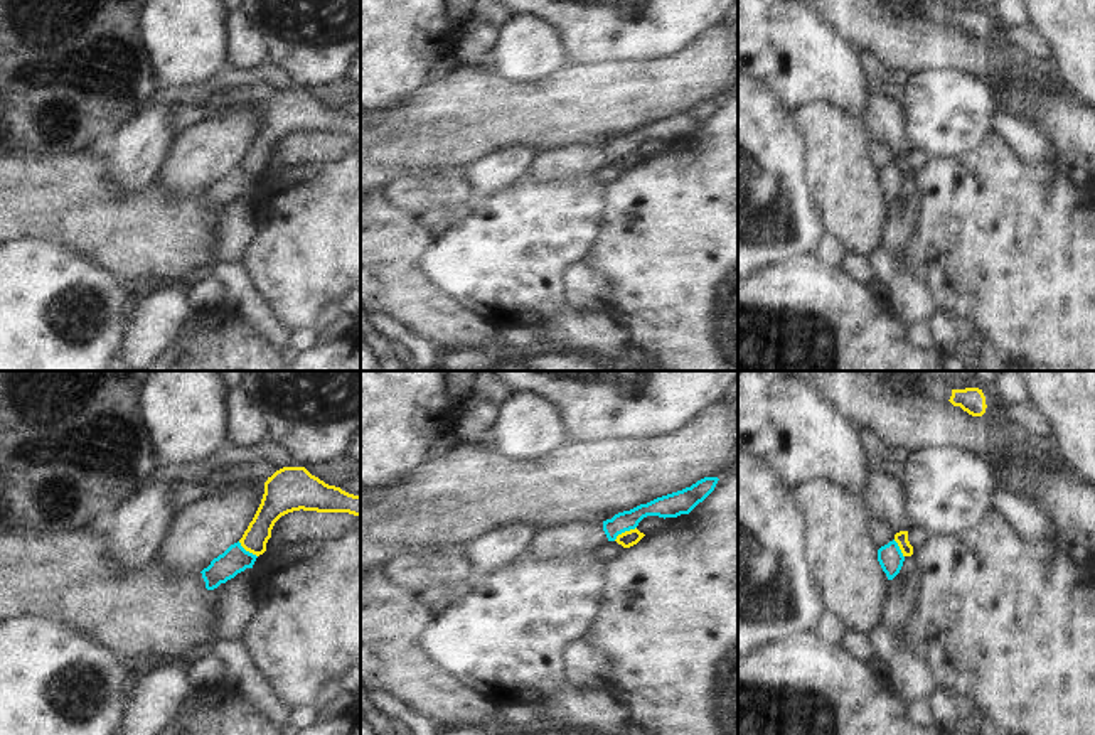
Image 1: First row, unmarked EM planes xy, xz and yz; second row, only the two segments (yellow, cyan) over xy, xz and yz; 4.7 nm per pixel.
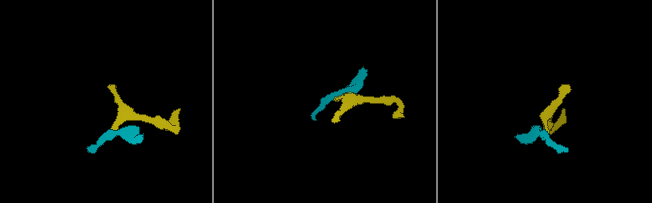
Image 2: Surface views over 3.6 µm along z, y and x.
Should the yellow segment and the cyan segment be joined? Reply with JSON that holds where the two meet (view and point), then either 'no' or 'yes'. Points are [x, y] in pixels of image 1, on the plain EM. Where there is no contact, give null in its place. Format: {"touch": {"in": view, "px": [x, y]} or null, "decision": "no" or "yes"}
{"touch": {"in": "xz", "px": [625, 154]}, "decision": "no"}

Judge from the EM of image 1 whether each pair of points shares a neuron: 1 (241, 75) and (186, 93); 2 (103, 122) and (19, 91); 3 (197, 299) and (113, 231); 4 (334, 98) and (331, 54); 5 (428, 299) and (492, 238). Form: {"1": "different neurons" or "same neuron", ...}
{"1": "same neuron", "2": "same neuron", "3": "different neurons", "4": "different neurons", "5": "different neurons"}

